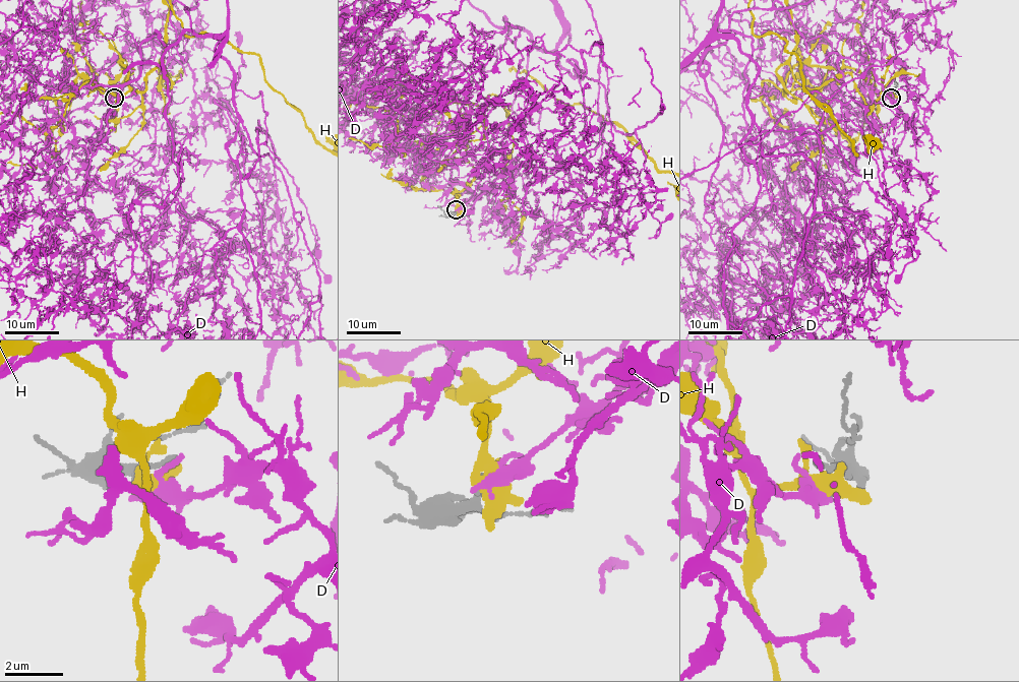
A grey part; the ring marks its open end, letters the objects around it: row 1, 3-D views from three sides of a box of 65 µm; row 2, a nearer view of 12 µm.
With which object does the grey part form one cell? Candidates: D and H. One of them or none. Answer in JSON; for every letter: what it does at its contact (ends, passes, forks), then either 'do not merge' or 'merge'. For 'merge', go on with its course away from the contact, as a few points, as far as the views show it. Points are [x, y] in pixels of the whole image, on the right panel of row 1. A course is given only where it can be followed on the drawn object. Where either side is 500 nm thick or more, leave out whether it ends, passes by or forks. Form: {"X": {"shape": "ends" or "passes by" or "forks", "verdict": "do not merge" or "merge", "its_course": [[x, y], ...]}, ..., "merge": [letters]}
{"D": {"shape": "ends", "verdict": "do not merge"}, "H": {"shape": "forks", "verdict": "do not merge"}, "merge": []}

